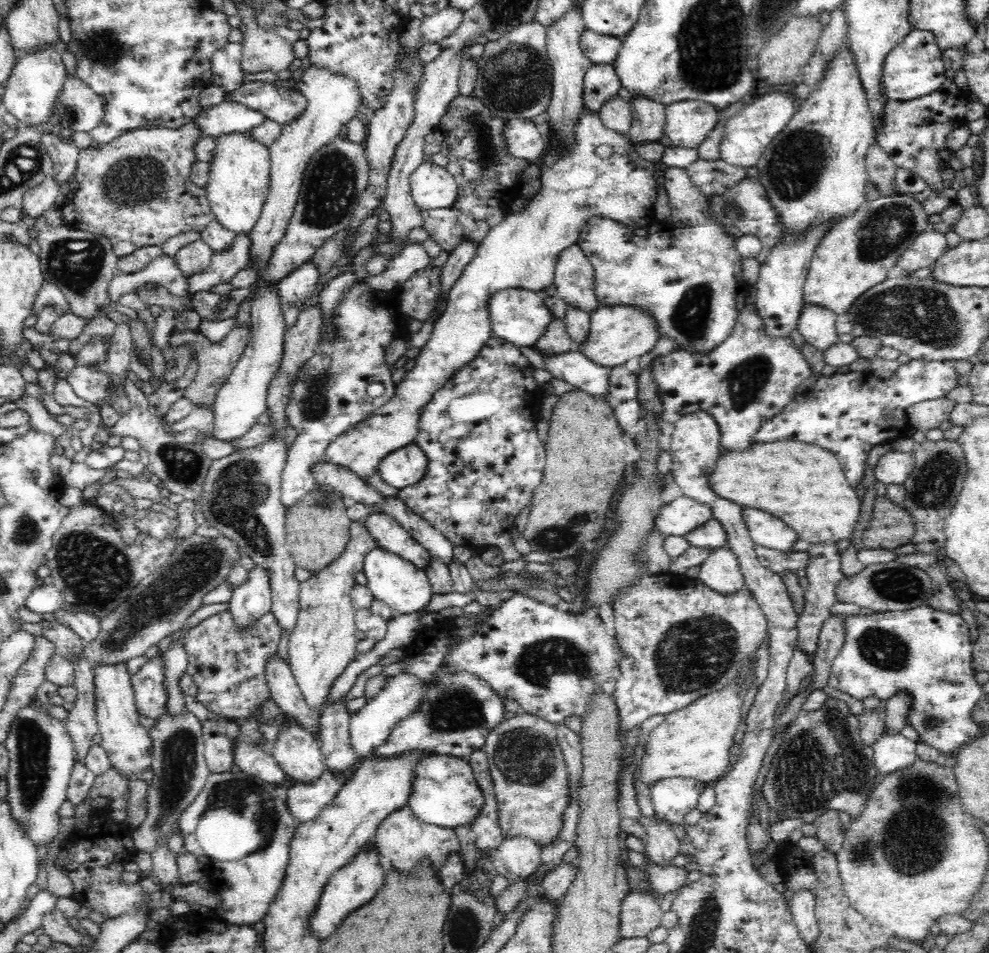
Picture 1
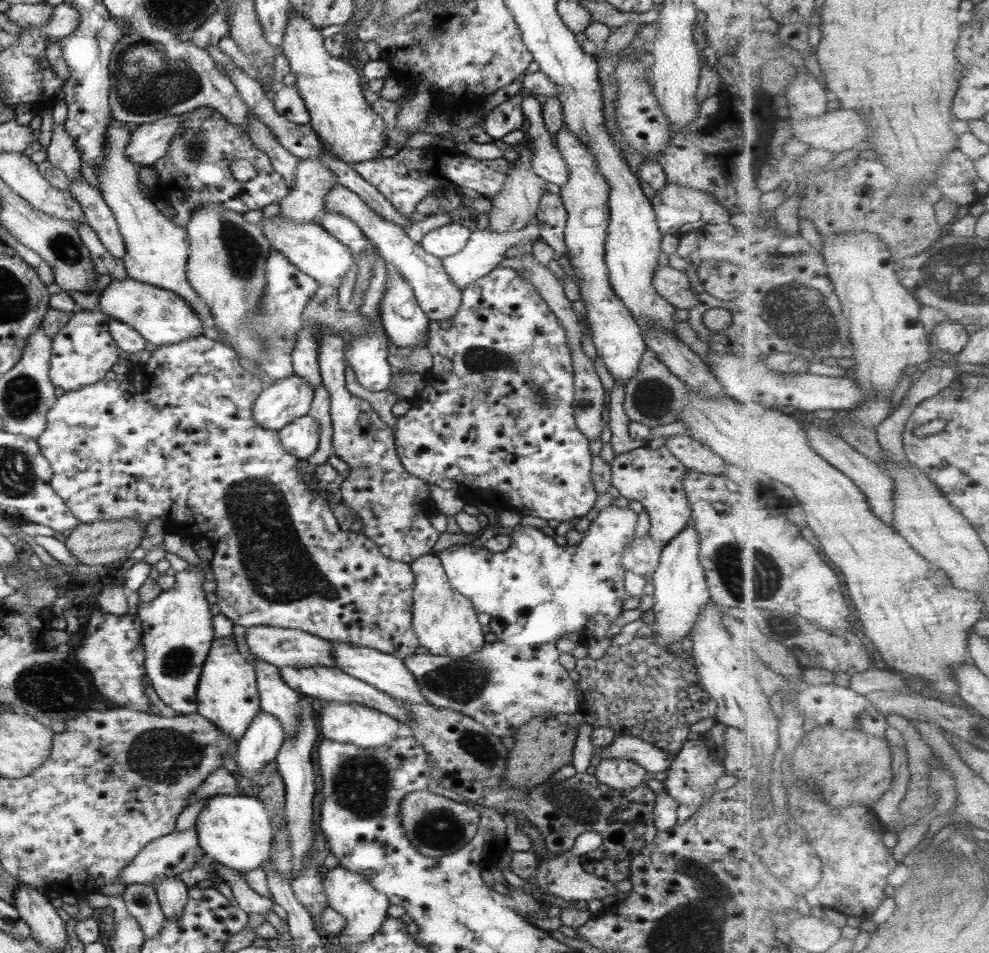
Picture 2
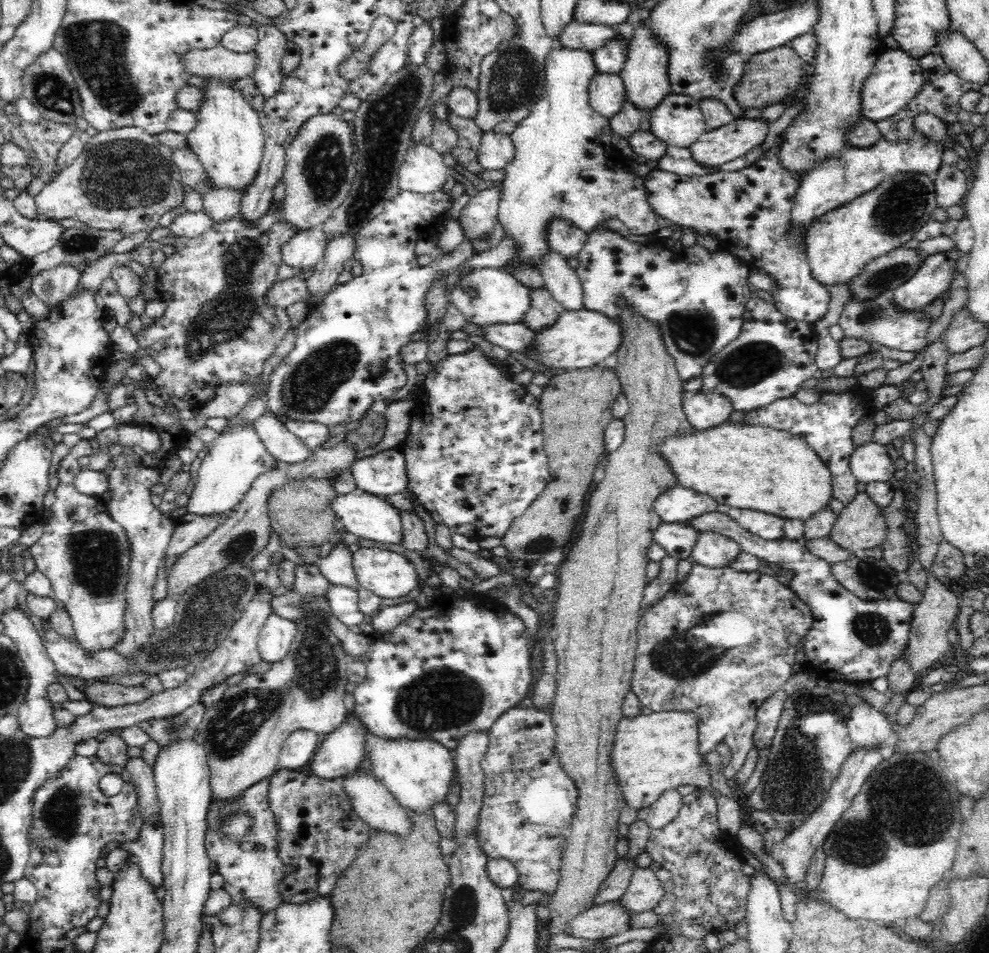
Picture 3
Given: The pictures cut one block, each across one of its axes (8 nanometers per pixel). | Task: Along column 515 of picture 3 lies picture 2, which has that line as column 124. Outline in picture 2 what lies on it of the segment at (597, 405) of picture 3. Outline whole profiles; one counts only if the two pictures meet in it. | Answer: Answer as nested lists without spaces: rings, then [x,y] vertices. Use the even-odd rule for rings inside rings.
[[[129,519],[80,523],[66,538],[65,545],[72,556],[82,565],[110,565],[120,559],[127,559],[132,550],[139,548],[145,533],[135,521]]]

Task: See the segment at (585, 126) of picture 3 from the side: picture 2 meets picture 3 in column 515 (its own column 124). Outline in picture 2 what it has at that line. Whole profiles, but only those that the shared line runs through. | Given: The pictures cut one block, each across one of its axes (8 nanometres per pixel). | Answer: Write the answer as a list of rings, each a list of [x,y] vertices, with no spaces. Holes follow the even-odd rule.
[[[112,118],[110,128],[106,130],[105,156],[98,170],[94,170],[99,180],[99,190],[104,202],[112,209],[120,234],[124,237],[125,264],[127,276],[157,288],[174,292],[186,300],[197,312],[204,324],[204,333],[212,334],[215,318],[204,300],[192,289],[186,274],[190,240],[185,228],[174,224],[155,205],[155,198],[140,190],[138,172],[142,166],[134,164],[124,155],[124,148],[130,139],[130,132],[121,121]]]

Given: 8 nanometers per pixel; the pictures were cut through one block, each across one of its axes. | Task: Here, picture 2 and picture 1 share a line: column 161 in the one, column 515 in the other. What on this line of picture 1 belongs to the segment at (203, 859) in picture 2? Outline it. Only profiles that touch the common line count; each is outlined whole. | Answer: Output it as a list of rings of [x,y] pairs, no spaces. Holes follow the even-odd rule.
[[[514,836],[504,839],[491,858],[497,874],[512,882],[529,878],[540,864],[542,849],[531,838]]]

